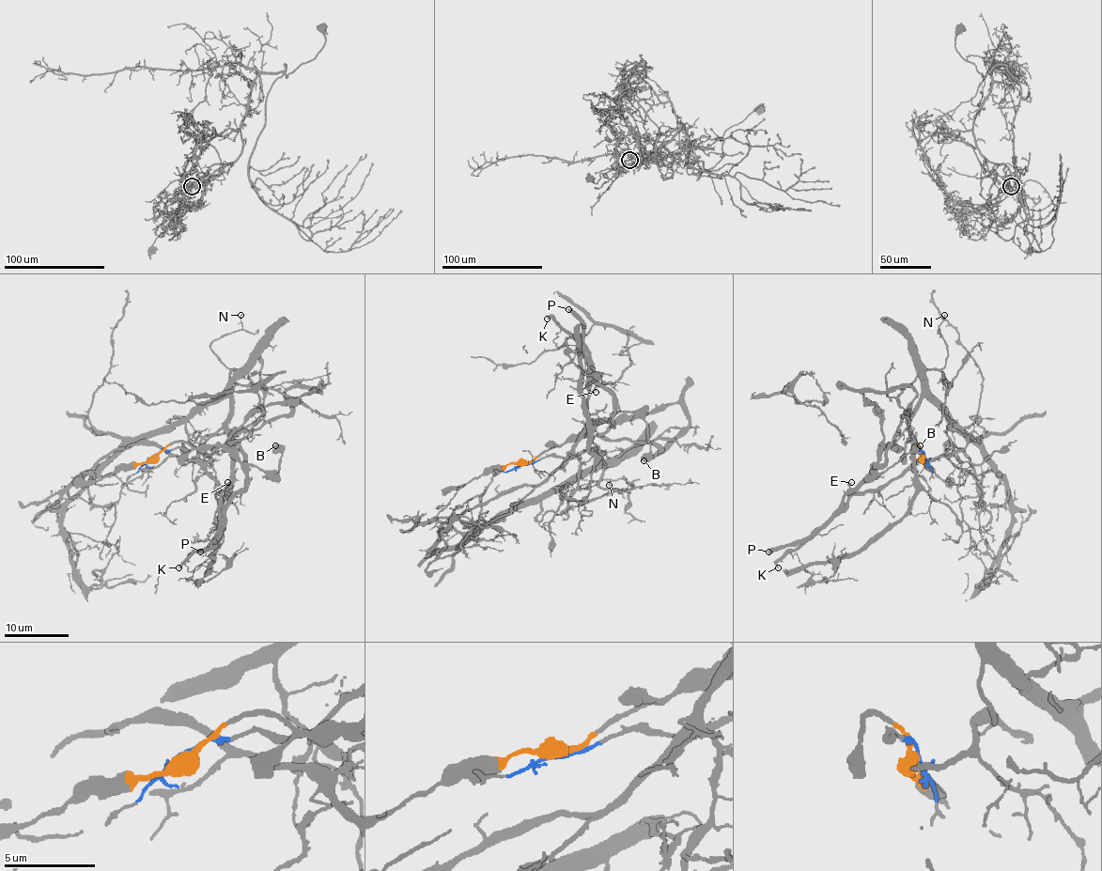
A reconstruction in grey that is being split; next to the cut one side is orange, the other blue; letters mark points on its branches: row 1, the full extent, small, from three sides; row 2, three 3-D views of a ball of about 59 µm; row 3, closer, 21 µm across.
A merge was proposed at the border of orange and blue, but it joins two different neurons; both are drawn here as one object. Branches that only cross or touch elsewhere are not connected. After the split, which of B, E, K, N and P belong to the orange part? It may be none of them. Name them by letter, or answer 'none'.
B, E, K, P

